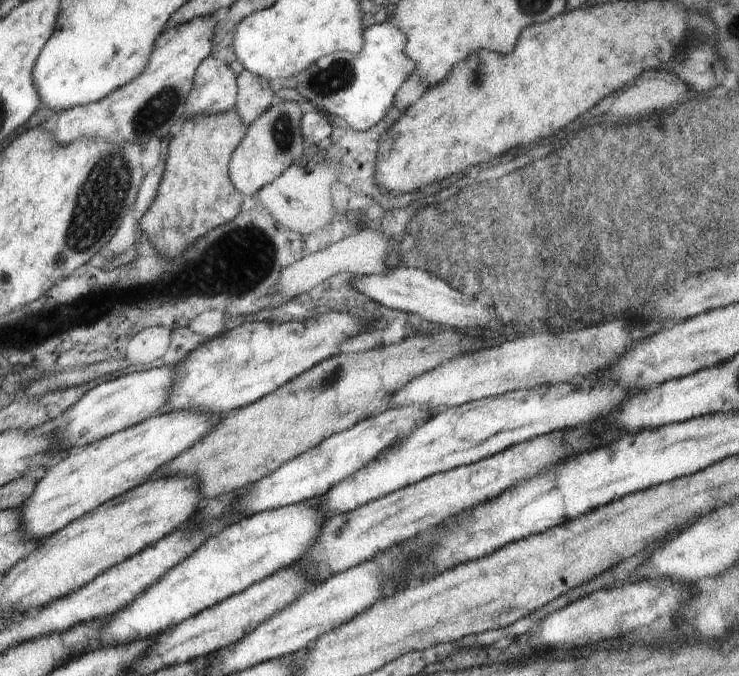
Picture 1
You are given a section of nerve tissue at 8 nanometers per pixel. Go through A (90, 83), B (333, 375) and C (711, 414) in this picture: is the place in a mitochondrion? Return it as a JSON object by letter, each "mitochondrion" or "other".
{"A":"other","B":"mitochondrion","C":"other"}

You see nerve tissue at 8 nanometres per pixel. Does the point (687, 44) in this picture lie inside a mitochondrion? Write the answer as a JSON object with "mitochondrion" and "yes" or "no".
{"mitochondrion":"yes"}

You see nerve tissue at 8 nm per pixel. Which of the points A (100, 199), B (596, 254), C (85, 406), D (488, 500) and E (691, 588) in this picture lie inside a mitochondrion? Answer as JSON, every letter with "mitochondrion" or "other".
{"A":"mitochondrion","B":"mitochondrion","C":"other","D":"other","E":"other"}

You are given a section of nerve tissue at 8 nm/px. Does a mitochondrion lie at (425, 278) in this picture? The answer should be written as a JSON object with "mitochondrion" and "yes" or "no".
{"mitochondrion":"yes"}

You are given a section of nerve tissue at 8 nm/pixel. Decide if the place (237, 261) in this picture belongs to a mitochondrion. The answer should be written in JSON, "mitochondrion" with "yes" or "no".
{"mitochondrion":"yes"}

